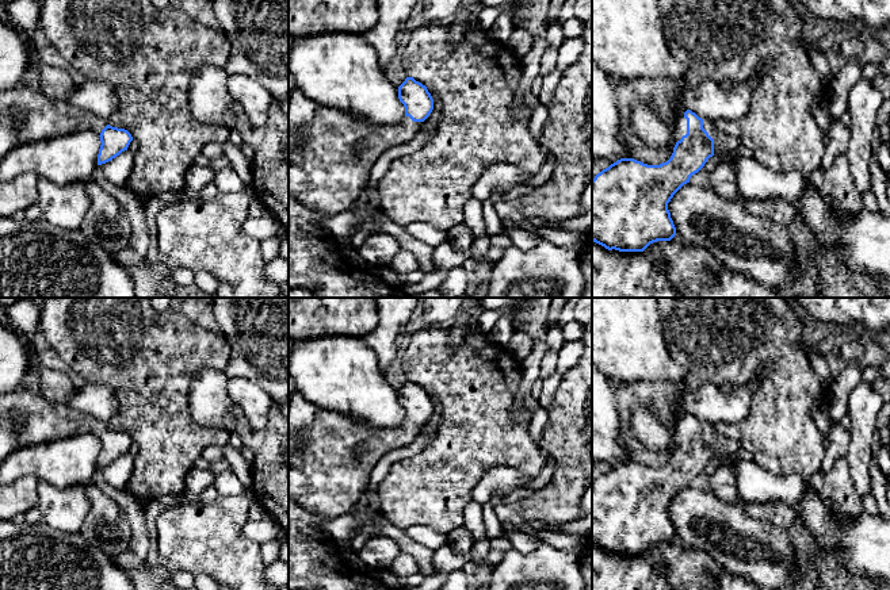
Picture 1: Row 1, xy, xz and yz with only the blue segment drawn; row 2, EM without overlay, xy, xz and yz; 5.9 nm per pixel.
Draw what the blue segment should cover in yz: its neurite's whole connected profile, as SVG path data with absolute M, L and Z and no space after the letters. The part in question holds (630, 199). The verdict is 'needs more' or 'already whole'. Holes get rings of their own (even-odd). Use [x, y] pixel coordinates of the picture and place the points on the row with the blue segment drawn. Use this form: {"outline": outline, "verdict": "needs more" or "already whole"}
{"outline": "M691 110L675 122L676 145L666 162L648 165L634 158L620 158L603 169L592 180L592 241L608 250L643 252L650 244L657 241L671 241L676 235L676 227L668 210L668 203L673 195L687 183L692 175L698 173L707 160L715 153L730 156L741 146L740 138L718 131L713 120L702 119Z", "verdict": "needs more"}

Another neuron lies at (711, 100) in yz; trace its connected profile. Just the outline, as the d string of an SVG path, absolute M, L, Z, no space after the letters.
M763 65L760 73L749 83L733 84L729 81L707 80L683 93L687 110L702 119L738 119L748 114L752 100L752 88L765 76L768 68Z

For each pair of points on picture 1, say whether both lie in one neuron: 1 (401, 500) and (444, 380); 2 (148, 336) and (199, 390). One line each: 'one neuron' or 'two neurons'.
1: one neuron
2: one neuron

